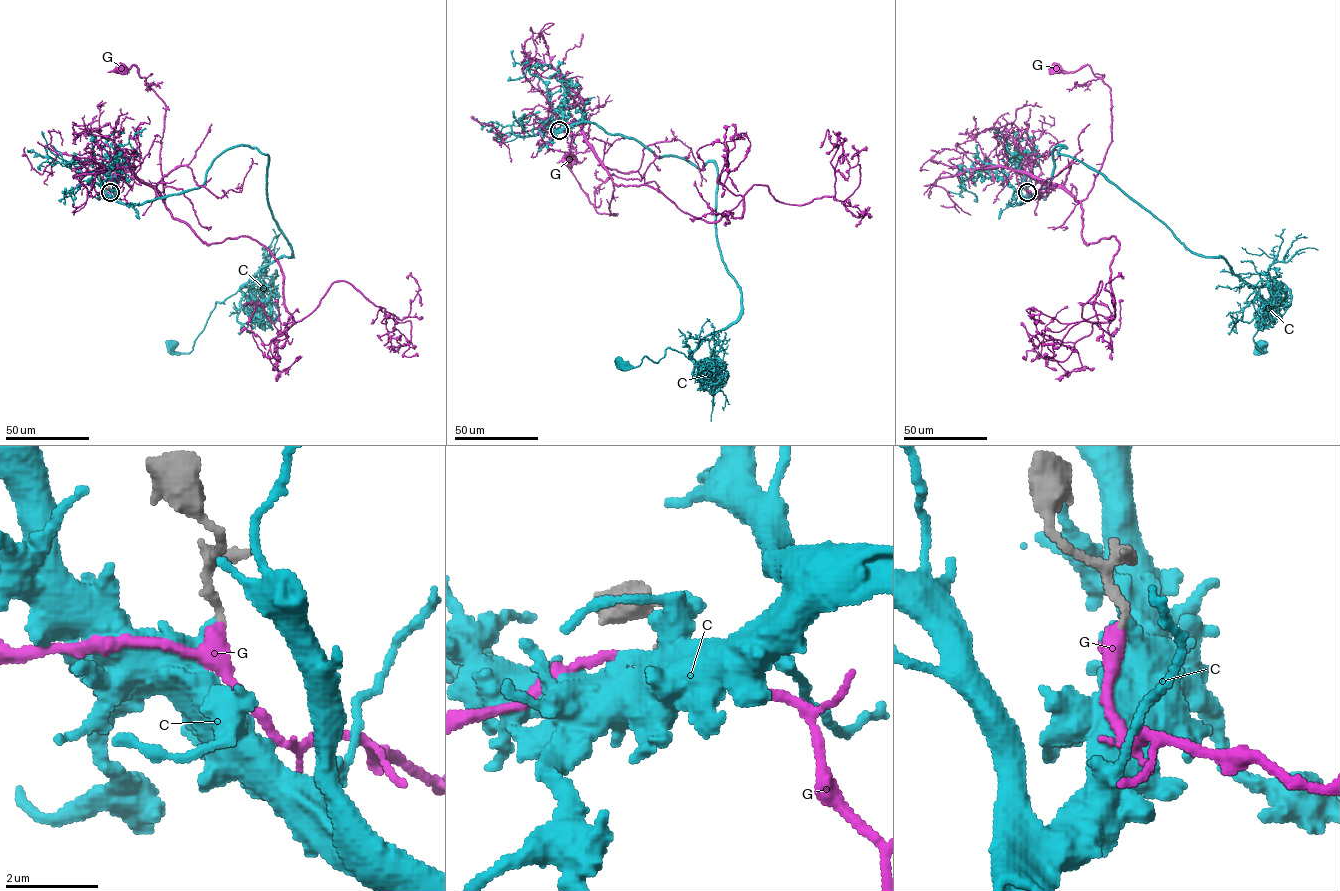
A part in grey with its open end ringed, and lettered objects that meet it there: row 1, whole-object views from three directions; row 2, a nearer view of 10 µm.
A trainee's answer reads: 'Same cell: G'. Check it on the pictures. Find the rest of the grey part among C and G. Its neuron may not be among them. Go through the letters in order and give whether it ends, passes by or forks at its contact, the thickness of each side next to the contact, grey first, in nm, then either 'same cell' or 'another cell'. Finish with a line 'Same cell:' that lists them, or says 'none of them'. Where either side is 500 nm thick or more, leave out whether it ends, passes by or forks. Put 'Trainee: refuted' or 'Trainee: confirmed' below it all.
C: it ends | 200/280 nm | another cell
G: it passes by | 200/320 nm | same cell
Same cell: G
Trainee: confirmed

